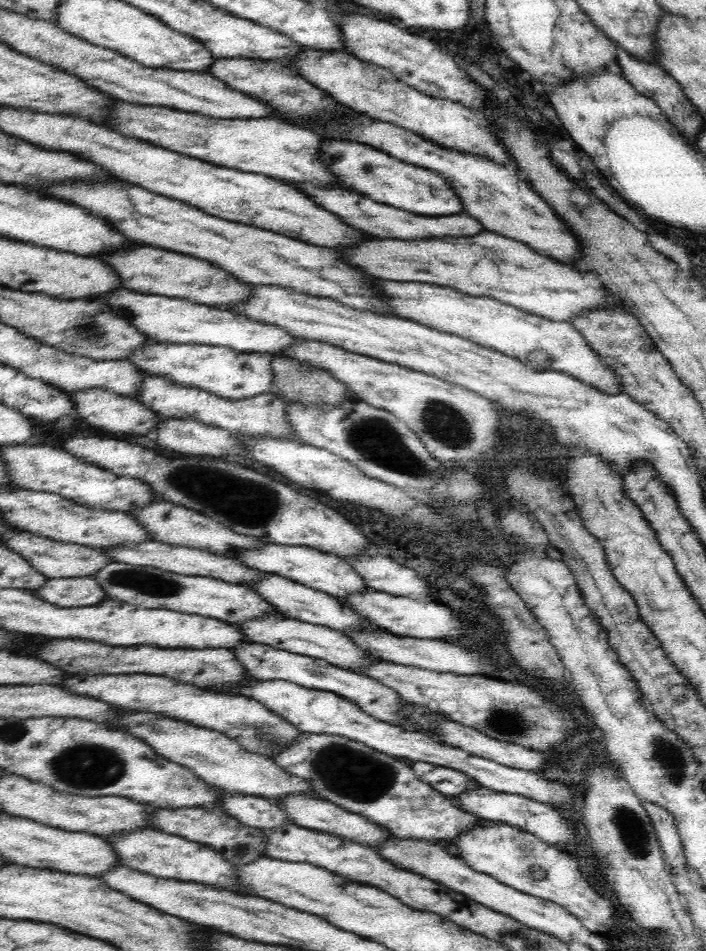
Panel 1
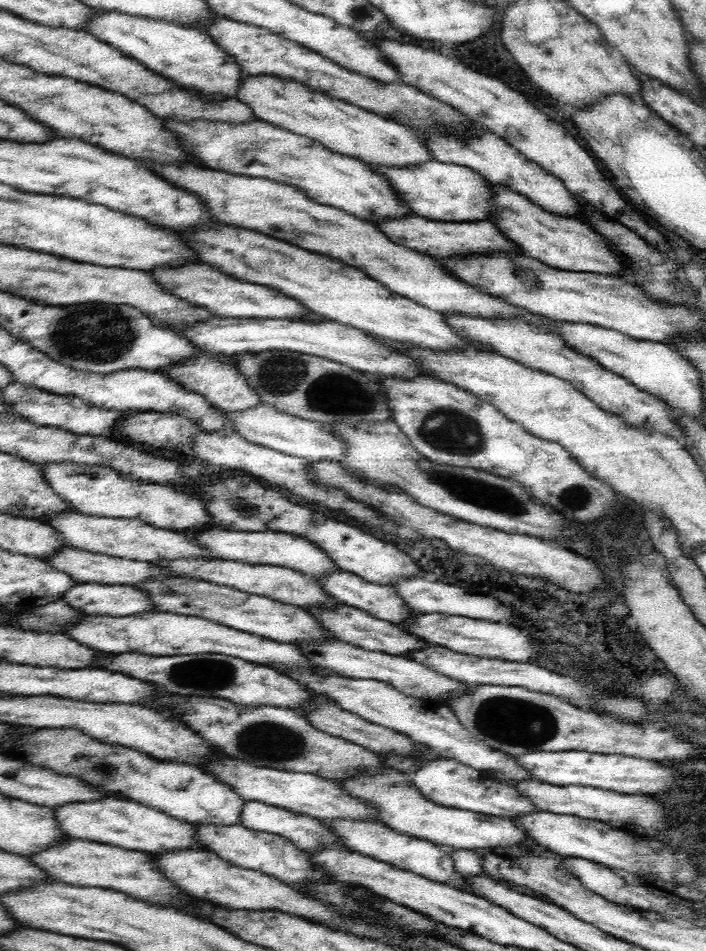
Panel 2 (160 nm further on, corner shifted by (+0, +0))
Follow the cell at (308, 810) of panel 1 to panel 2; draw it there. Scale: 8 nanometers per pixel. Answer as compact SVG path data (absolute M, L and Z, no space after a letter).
M338 819L328 822L333 831L341 838L343 846L352 852L374 858L380 862L395 866L402 871L420 875L428 880L440 882L452 888L468 892L471 888L466 888L466 882L462 874L456 872L453 860L439 845L435 845L429 840L408 836L384 824L368 823L368 821L352 821L352 819Z

